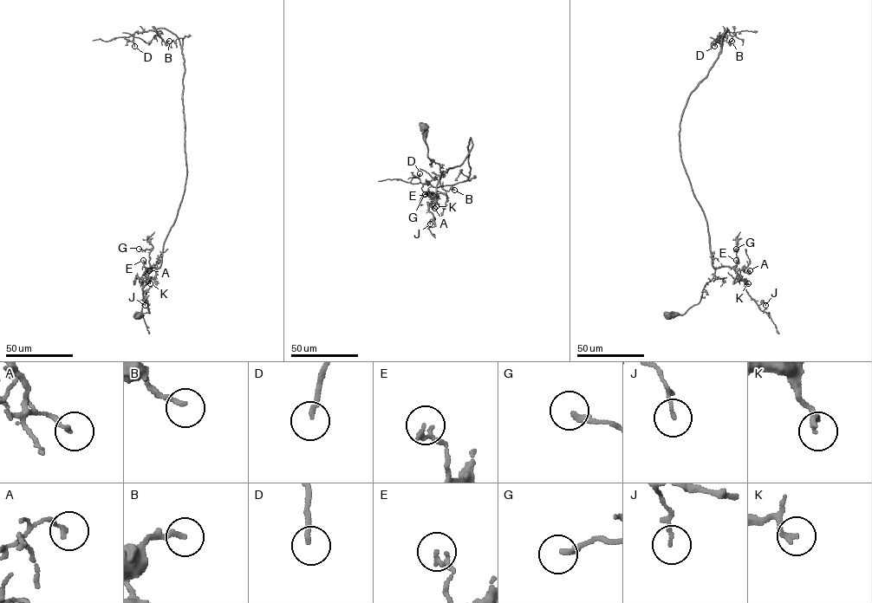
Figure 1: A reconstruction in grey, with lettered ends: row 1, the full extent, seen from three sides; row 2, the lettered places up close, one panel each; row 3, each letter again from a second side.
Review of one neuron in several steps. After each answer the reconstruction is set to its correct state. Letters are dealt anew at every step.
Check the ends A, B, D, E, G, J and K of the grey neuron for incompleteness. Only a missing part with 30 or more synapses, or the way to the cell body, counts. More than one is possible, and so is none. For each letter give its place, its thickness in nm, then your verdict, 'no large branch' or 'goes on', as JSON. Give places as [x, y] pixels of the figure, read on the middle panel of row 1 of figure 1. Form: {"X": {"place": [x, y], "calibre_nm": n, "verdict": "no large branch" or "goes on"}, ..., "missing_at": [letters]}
{"A": {"place": [434, 208], "calibre_nm": 160, "verdict": "no large branch"}, "B": {"place": [454, 190], "calibre_nm": 180, "verdict": "no large branch"}, "D": {"place": [419, 173], "calibre_nm": 170, "verdict": "no large branch"}, "E": {"place": [429, 194], "calibre_nm": 170, "verdict": "no large branch"}, "G": {"place": [425, 194], "calibre_nm": 200, "verdict": "no large branch"}, "J": {"place": [430, 223], "calibre_nm": 120, "verdict": "no large branch"}, "K": {"place": [436, 206], "calibre_nm": 180, "verdict": "no large branch"}, "missing_at": []}

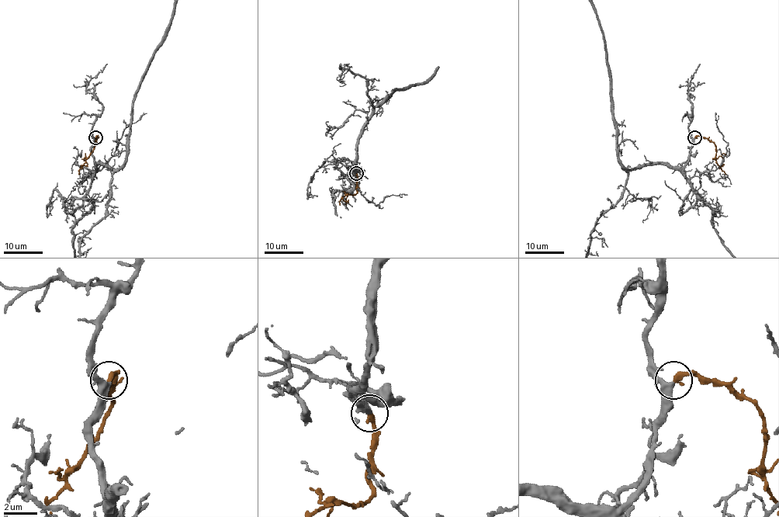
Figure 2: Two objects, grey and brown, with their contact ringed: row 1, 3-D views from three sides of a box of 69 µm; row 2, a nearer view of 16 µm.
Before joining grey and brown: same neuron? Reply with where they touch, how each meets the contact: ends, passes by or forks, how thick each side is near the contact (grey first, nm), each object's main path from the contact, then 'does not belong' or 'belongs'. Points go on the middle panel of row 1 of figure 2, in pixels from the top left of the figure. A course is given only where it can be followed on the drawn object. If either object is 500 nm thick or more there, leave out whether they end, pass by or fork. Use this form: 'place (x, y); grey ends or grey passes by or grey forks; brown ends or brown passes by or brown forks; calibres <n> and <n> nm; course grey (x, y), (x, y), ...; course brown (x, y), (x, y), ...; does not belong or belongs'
place (356, 173); grey passes by; brown ends; calibres 320 and 320 nm; course brown (356, 173), (356, 192), (346, 195), (340, 200), (340, 205); belongs

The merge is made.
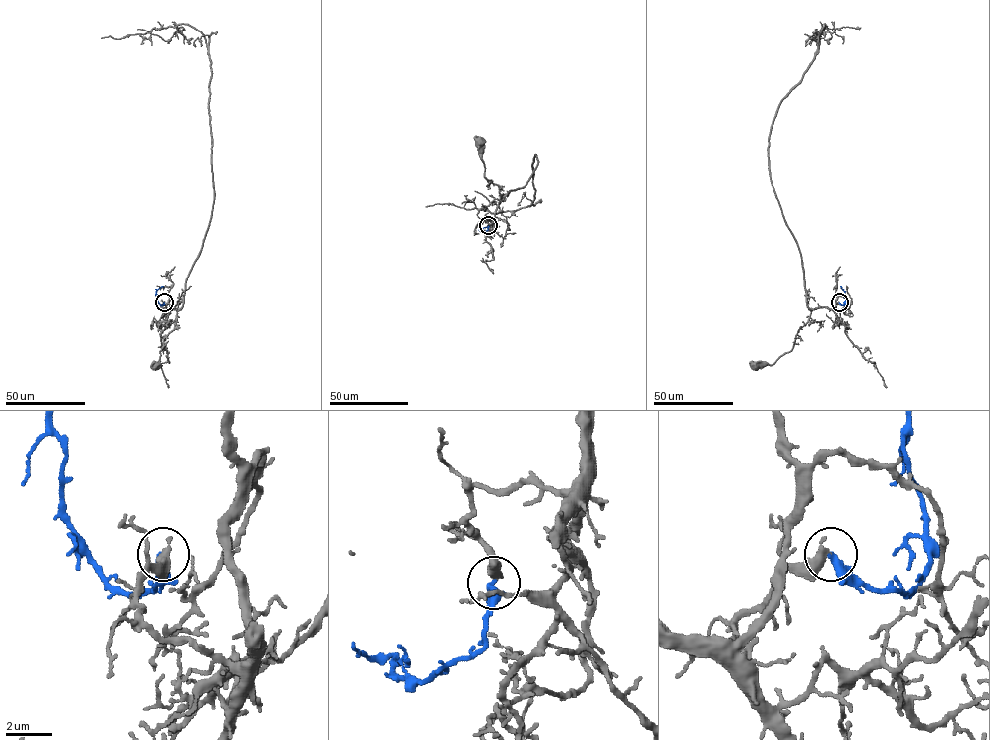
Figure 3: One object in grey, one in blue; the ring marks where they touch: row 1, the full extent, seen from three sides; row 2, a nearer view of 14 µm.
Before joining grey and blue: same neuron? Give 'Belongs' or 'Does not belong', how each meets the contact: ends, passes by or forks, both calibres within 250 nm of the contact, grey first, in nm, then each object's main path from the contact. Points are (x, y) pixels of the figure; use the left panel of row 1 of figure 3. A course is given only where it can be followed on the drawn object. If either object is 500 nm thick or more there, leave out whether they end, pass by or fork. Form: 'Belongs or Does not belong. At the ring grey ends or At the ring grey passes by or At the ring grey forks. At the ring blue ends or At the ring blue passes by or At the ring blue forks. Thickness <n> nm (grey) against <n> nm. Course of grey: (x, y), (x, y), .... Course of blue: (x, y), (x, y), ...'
Belongs. At the ring grey ends. At the ring blue ends. Thickness 440 nm (grey) against 360 nm. Course of grey: (164, 302), (163, 308), (177, 310), (176, 321), (175, 328), (164, 339), (155, 366). Course of blue: (164, 302), (161, 305), (157, 300), (156, 290), (164, 287)

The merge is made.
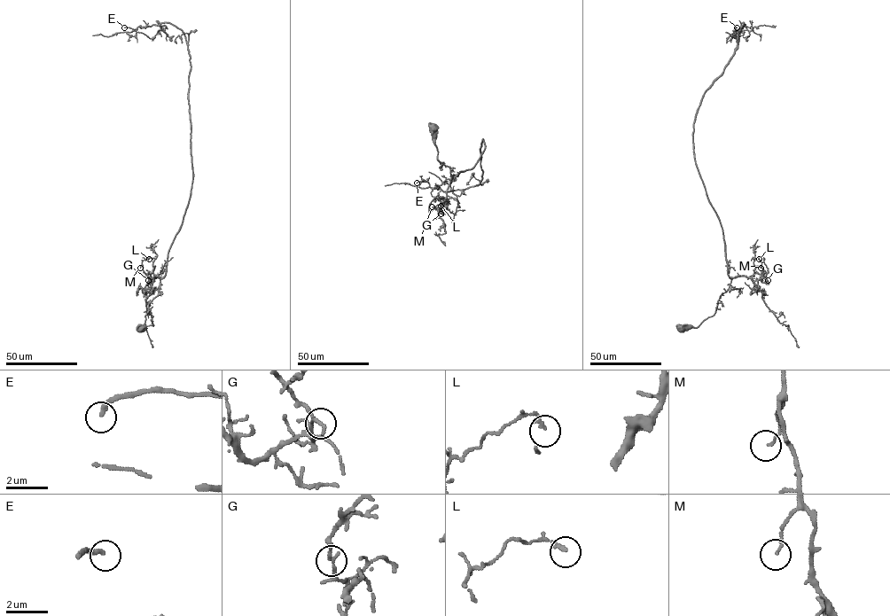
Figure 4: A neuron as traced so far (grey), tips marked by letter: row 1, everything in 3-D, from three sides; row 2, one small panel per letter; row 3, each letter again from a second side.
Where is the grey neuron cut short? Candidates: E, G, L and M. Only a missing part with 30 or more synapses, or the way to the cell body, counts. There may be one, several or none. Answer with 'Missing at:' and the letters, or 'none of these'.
Missing at: E

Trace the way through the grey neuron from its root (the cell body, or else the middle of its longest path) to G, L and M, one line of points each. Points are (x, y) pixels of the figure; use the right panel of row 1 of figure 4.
G: (681, 328), (697, 327), (712, 316), (731, 278), (751, 276), (759, 266), (768, 280)
L: (681, 328), (697, 327), (712, 316), (731, 278), (761, 274), (759, 259)
M: (681, 328), (697, 327), (712, 316), (731, 279), (751, 278), (755, 272), (762, 273), (761, 264), (761, 268)

